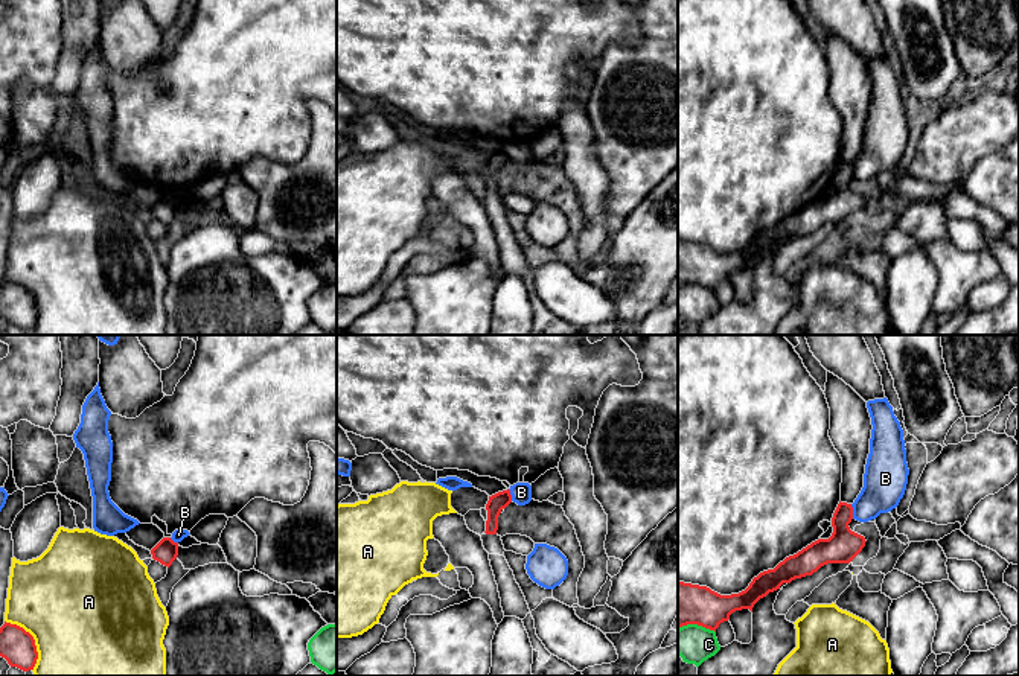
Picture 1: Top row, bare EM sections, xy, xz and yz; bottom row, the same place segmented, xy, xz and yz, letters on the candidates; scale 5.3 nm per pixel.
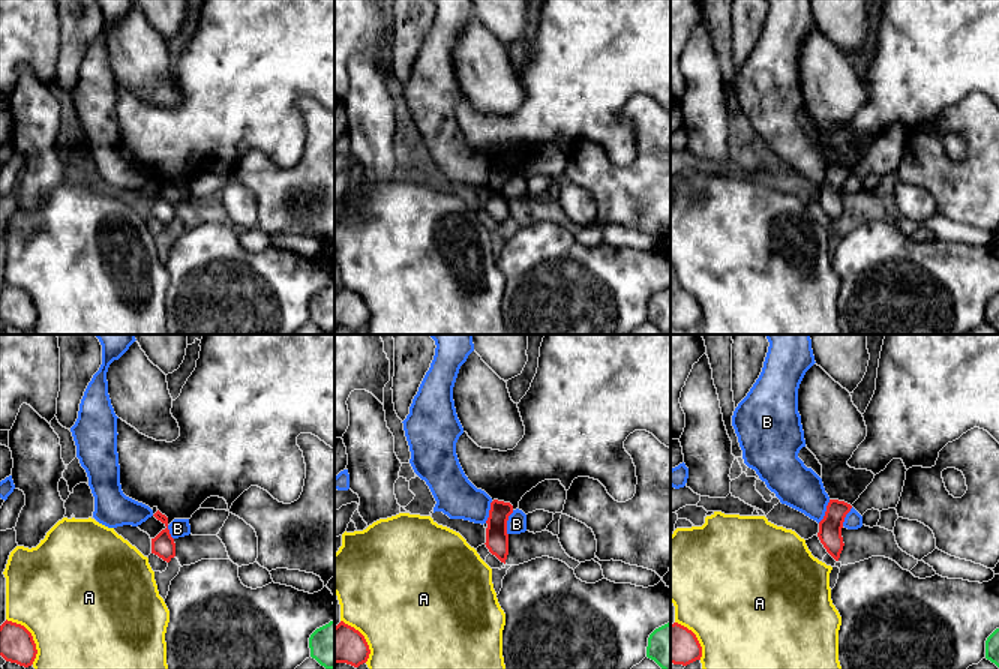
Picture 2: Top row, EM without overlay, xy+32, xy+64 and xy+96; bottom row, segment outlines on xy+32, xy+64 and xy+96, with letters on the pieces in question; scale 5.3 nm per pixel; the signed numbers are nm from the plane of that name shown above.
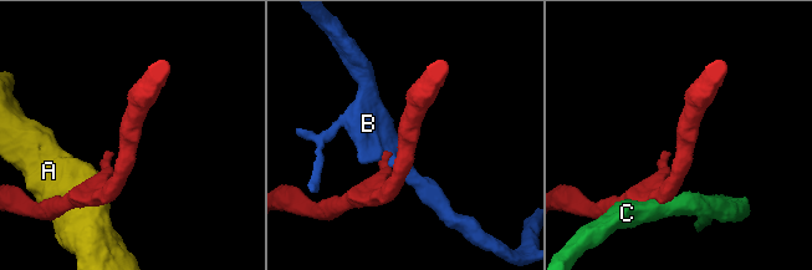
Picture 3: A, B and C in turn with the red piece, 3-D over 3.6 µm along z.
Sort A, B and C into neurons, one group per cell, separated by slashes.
A / B / C

